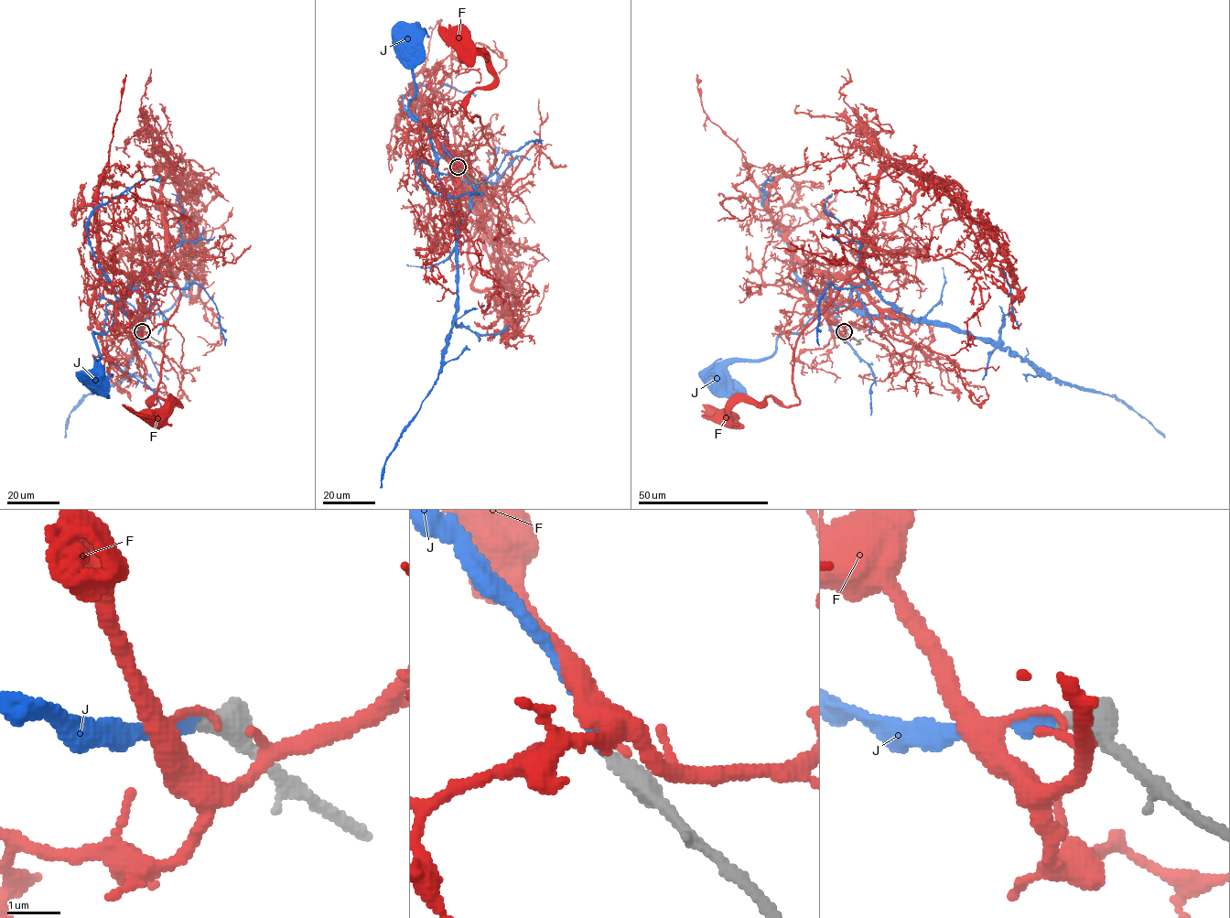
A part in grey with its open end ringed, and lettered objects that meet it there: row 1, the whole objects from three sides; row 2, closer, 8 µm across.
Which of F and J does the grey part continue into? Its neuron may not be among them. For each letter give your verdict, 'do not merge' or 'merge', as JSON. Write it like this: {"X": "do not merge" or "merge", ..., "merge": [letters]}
{"F": "do not merge", "J": "merge", "merge": ["J"]}

